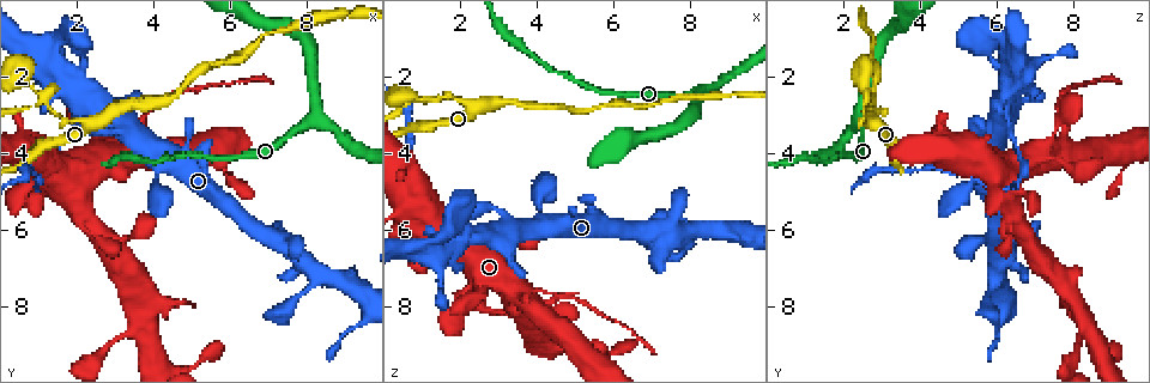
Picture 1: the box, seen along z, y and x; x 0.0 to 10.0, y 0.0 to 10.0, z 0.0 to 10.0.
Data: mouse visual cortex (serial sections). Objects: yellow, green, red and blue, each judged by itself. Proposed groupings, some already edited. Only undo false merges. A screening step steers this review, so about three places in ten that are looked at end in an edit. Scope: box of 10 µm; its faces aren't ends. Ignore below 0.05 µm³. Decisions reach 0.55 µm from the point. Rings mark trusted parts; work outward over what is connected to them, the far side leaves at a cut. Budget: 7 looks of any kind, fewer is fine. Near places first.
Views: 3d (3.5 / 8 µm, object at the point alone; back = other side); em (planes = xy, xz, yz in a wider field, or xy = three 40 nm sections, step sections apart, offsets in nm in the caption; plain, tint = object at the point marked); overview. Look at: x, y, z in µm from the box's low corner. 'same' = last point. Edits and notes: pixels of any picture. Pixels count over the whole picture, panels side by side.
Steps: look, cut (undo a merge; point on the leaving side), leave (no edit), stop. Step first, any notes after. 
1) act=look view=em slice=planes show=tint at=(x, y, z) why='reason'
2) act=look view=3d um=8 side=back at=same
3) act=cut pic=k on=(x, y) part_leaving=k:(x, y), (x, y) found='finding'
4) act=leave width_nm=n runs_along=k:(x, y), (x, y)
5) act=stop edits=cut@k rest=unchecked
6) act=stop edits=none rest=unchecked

act=look view=3d um=3.5 at=(2.20, 2.95, 6.10) why='side arm on a straight run'

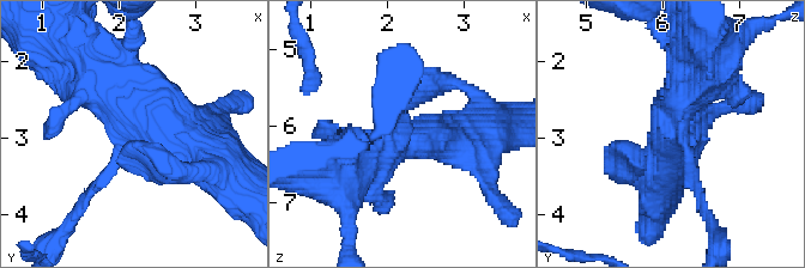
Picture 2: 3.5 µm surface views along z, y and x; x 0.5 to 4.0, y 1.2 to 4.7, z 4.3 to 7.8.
act=look view=em slice=xy step=2 show=tint at=(2.20, 2.90, 6.15) why='now the EM'

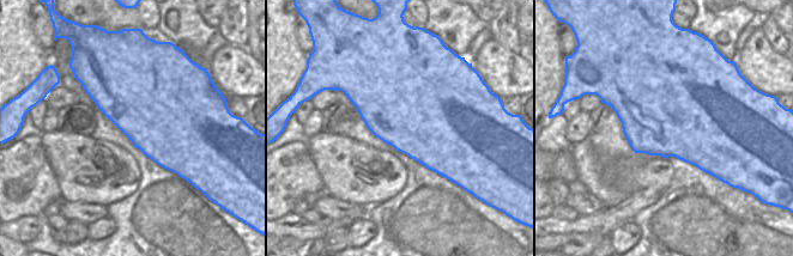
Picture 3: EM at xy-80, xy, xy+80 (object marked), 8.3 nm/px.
act=look view=em slice=planes show=tint at=same why='cut it another way'

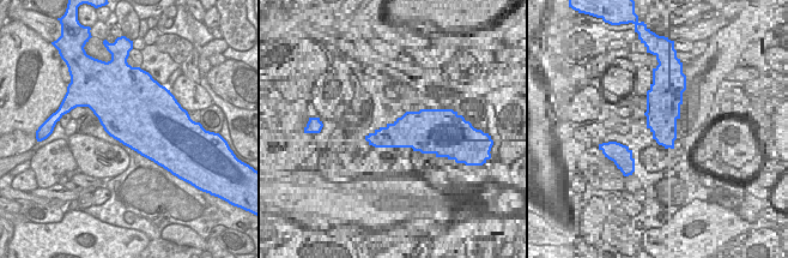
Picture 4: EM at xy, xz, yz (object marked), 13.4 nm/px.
act=leave runs_along=2:(224, 170), (103, 71) found='continuous, no second cell'

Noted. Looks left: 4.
act=look view=3d um=3.5 at=(3.55, 3.60, 7.75) why='arms part here'

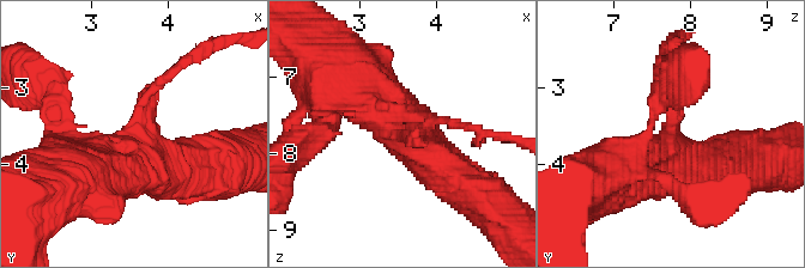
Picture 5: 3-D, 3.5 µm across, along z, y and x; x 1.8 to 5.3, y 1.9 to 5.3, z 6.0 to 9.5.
act=look view=em slice=xy step=3 show=tint at=(3.60, 3.65, 7.75) arms=3 arm_widths_nm=200,600,700

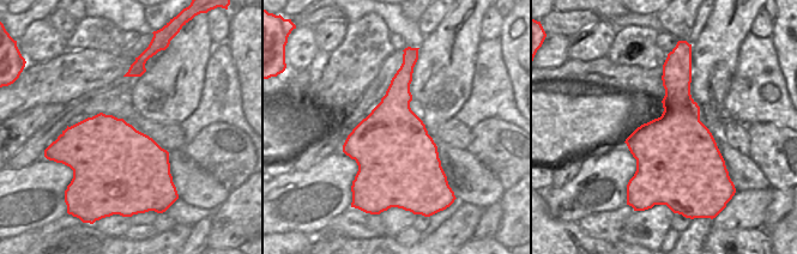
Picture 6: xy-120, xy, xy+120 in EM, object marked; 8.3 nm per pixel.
act=look view=em slice=xy step=2 show=tint at=same why='another direction'

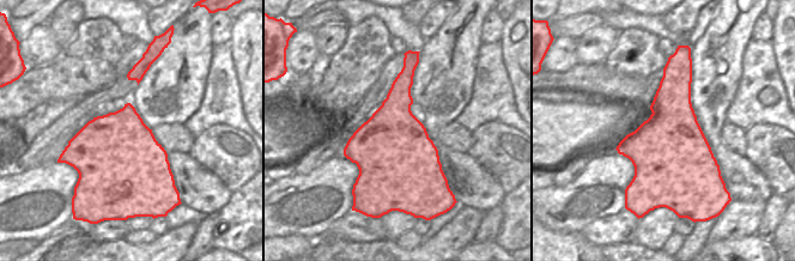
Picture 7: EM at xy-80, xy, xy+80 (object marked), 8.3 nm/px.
act=cut pic=5 on=(157, 84) part_leaving=5:(135, 128), (146, 95), (206, 50) found='two cells meet here'

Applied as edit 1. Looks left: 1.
act=stop edits=cut@5 rest=unchecked

